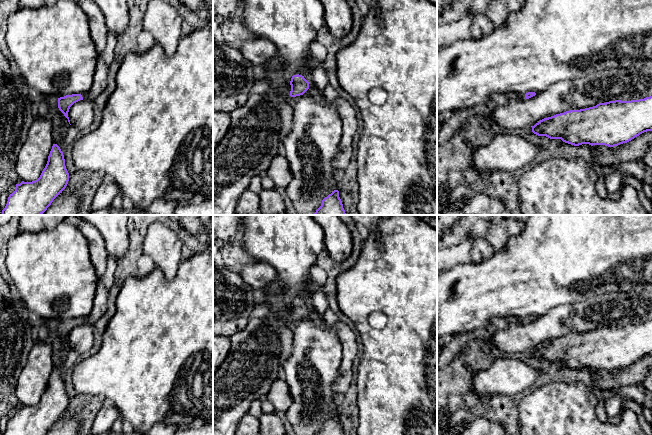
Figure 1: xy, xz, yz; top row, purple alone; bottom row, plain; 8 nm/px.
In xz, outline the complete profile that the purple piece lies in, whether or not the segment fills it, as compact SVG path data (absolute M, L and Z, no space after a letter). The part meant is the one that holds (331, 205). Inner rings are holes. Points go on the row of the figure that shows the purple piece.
M334 190L322 200L321 206L313 215L346 215L339 191Z

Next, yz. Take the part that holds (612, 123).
M652 96L570 110L544 118L532 126L532 132L538 136L561 139L574 146L614 147L647 131L652 131Z

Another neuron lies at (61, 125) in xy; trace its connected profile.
M43 95L43 100L49 105L48 117L53 123L54 144L57 144L61 151L64 152L67 147L67 144L65 143L66 133L71 125L58 108L58 98Z

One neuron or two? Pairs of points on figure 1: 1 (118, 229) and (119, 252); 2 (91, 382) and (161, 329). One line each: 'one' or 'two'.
1: one
2: one

